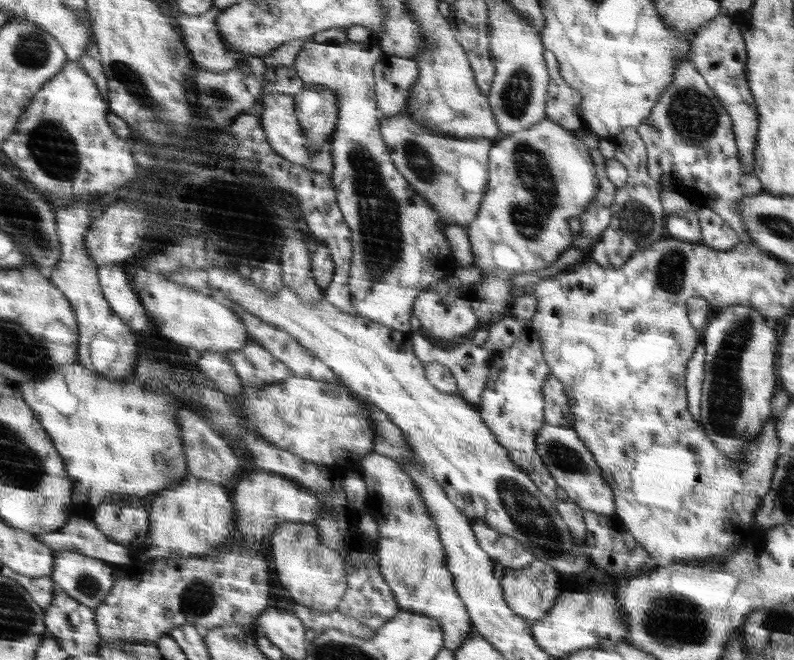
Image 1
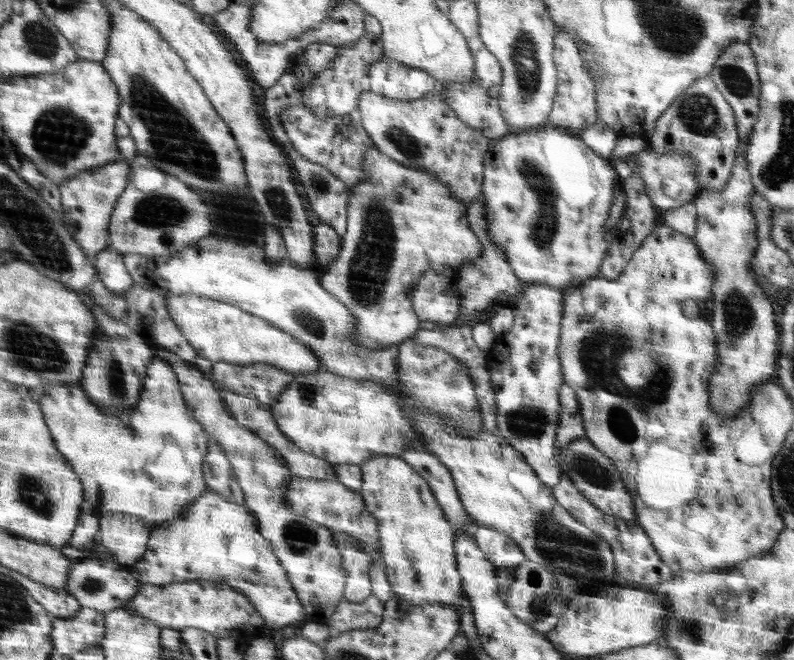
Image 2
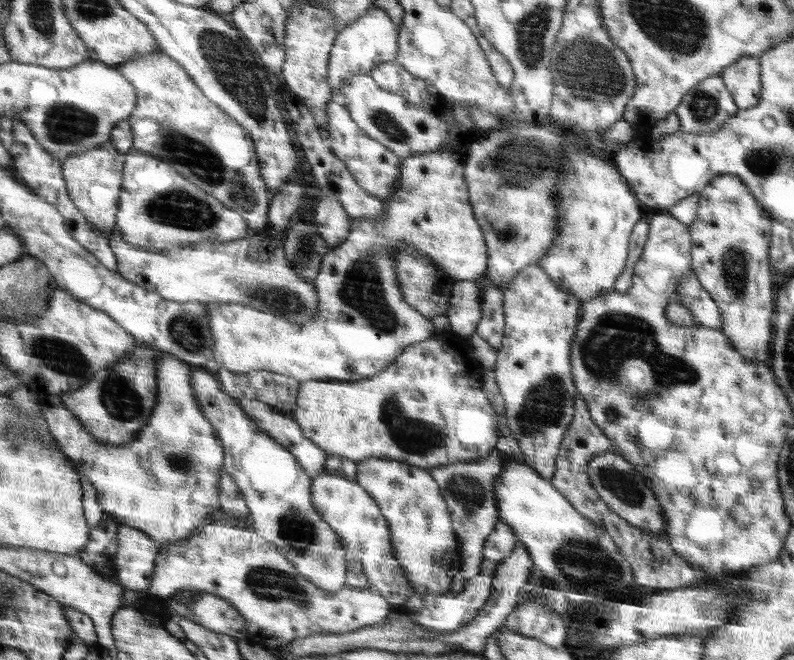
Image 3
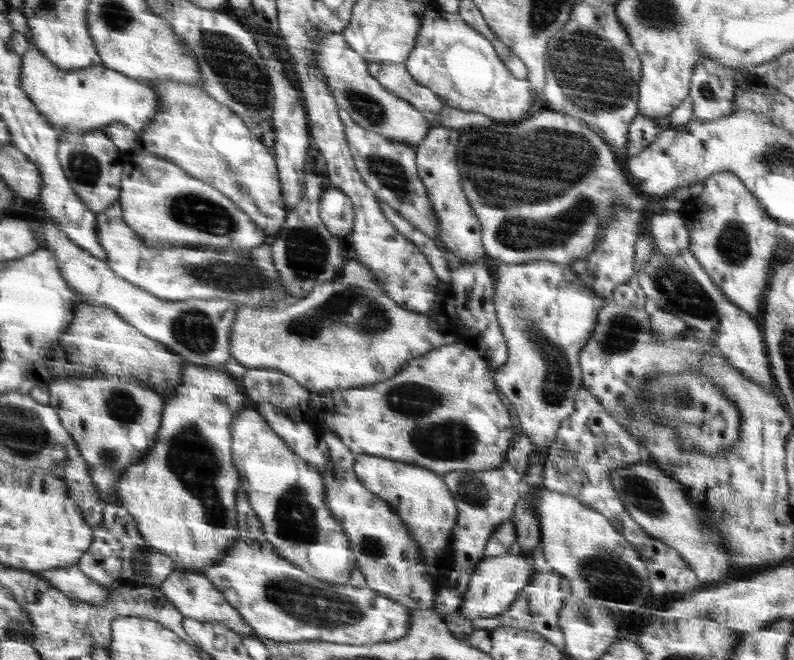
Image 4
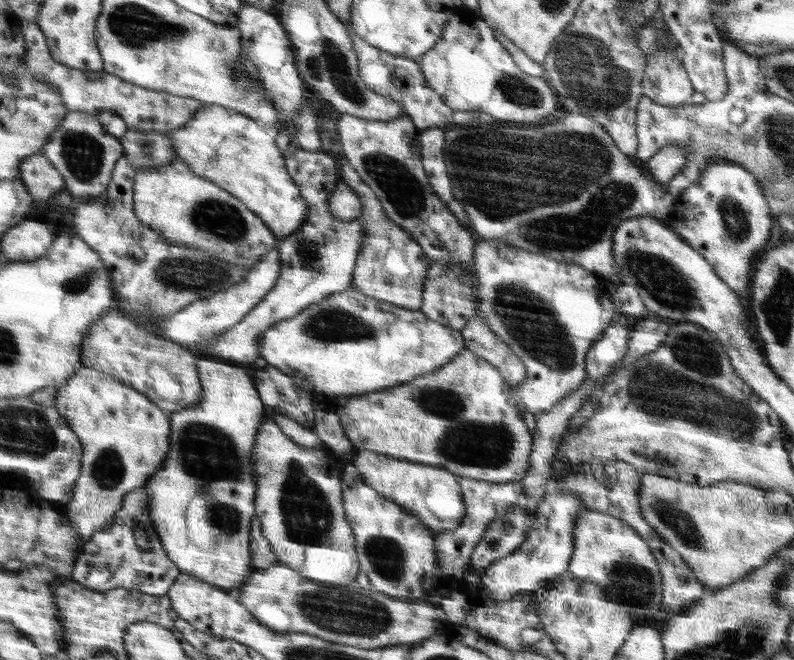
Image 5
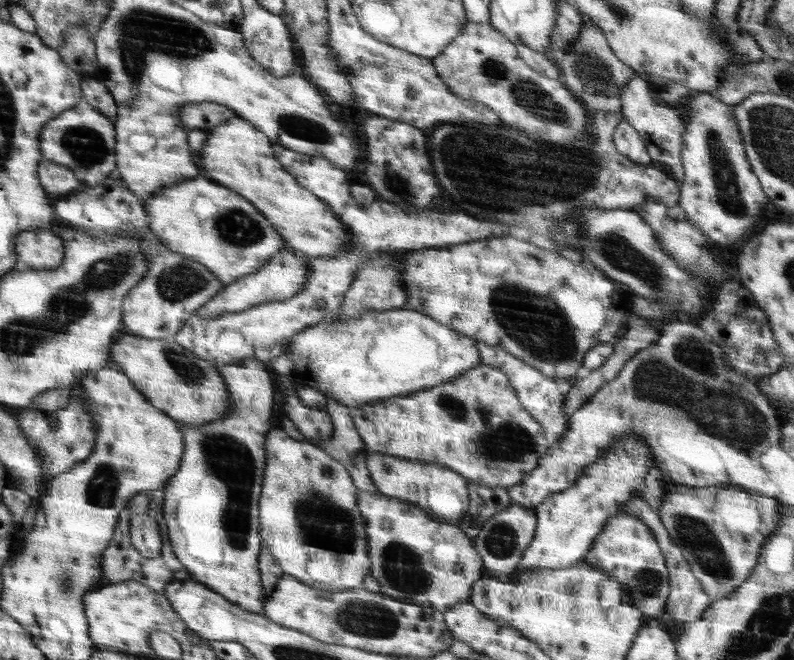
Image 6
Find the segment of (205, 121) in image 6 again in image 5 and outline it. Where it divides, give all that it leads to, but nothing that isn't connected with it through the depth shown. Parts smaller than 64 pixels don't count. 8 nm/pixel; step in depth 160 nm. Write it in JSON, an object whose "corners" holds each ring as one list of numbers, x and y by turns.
{"corners":[[25,20,25,38,27,40,27,64,30,71,38,77,39,82,50,85,57,90,62,104,70,112,85,112,98,117,103,110,113,110,126,123,127,128,137,128,145,132,163,133,173,131,187,122,201,109,205,103,190,97,178,96,164,91,155,91,140,86,132,86,130,82,107,74,103,69,94,72,82,72,59,63,53,57,53,51,42,27,37,22]]}

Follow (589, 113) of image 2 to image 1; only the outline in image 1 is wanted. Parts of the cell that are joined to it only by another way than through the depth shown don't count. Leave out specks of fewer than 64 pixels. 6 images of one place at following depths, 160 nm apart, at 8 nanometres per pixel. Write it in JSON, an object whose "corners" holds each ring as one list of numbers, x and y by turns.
{"corners":[[545,50,544,57,550,74,549,96,545,108,547,119,578,133,586,124,581,111,581,91,574,90,562,79,554,53]]}

